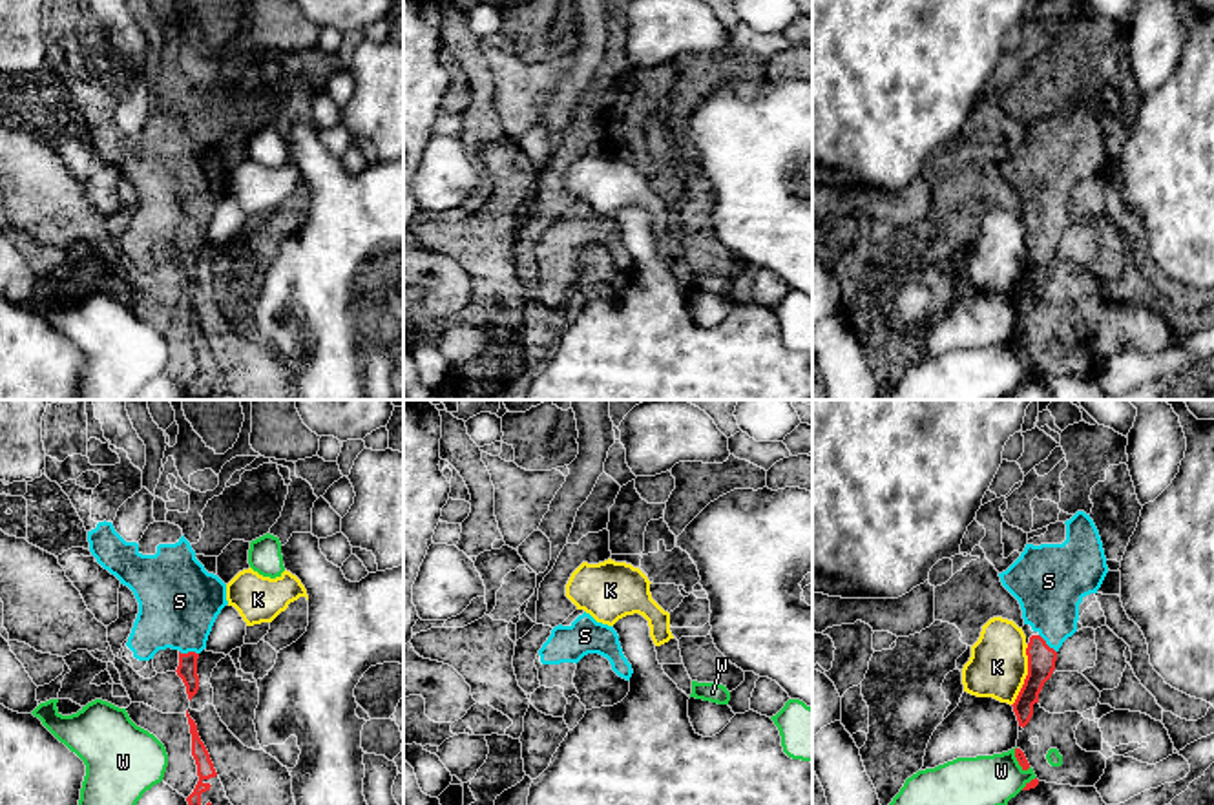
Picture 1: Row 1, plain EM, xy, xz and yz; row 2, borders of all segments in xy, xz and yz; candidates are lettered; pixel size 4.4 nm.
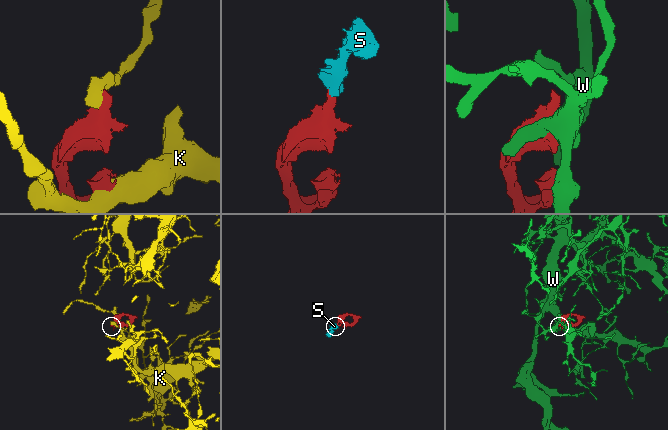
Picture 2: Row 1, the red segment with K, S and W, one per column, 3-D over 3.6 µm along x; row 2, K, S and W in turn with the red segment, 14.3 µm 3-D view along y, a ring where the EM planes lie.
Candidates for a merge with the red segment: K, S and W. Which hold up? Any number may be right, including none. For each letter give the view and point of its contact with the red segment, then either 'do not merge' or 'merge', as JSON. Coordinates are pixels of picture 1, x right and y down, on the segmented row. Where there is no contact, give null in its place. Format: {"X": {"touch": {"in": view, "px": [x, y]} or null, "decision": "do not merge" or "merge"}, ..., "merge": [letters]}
{"K": {"touch": {"in": "yz", "px": [1026, 676]}, "decision": "do not merge"}, "S": {"touch": {"in": "xy", "px": [188, 652]}, "decision": "merge"}, "W": {"touch": {"in": "yz", "px": [1017, 760]}, "decision": "do not merge"}, "merge": ["S"]}

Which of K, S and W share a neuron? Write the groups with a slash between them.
K / S / W

